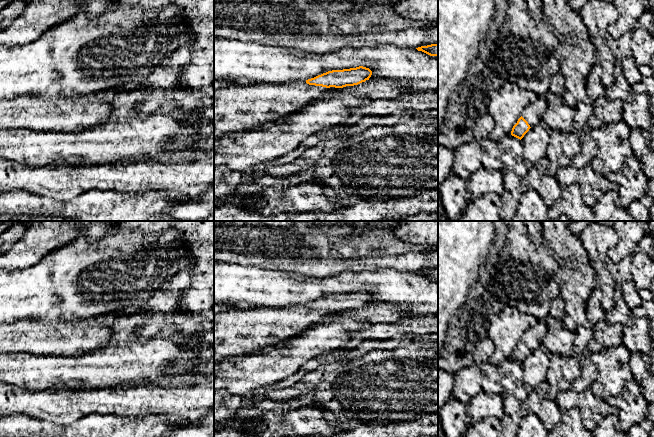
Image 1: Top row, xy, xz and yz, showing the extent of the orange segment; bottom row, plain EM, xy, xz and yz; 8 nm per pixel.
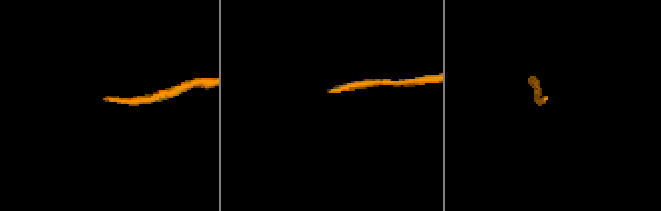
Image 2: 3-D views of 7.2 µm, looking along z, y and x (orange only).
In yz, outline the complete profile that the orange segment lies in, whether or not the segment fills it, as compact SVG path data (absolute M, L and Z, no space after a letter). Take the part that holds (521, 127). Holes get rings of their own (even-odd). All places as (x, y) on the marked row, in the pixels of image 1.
M534 96L530 104L523 111L522 116L513 126L511 135L521 140L531 127L542 121L542 116L546 109L546 99Z

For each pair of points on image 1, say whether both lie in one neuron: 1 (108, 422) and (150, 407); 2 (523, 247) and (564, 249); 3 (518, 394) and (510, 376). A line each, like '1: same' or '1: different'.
1: different
2: different
3: same

